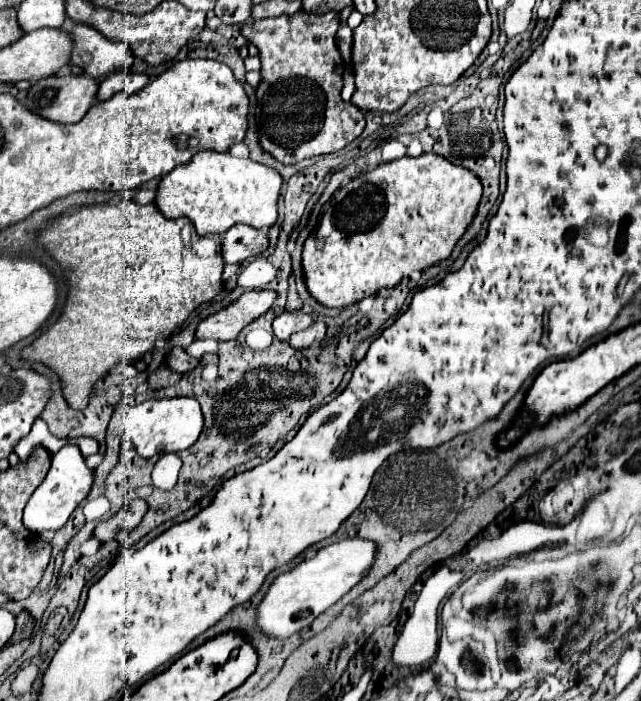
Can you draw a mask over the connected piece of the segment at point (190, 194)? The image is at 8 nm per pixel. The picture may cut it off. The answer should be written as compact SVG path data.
M202 151L196 153L190 165L174 167L162 177L154 203L158 211L170 219L188 217L200 237L212 233L226 233L236 223L250 225L254 229L266 229L276 223L278 217L278 195L282 177L276 169L270 169L252 159L232 157L230 153Z

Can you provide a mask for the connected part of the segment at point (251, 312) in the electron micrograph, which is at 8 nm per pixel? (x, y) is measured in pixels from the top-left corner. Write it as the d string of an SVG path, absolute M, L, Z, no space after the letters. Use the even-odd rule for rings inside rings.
M274 291L244 293L236 301L232 301L228 307L202 319L196 327L194 337L196 339L214 339L214 341L236 339L236 335L246 325L250 325L254 319L258 319L262 313L266 313L272 307L274 299L276 299Z

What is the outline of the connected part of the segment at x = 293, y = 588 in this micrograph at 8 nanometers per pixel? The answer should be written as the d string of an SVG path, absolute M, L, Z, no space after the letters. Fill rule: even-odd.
M346 539L318 549L312 559L304 559L292 571L278 575L256 607L258 631L268 639L286 639L308 627L322 611L334 605L368 573L374 563L374 553L376 547L372 541Z

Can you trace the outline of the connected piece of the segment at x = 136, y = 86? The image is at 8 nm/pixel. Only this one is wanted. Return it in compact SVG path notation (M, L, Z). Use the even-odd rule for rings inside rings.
M116 71L116 73L110 73L110 77L106 77L100 83L98 99L106 101L106 99L110 99L112 95L116 95L120 91L132 95L132 93L140 91L146 85L148 85L146 75L140 75L140 73L134 73L134 71Z

